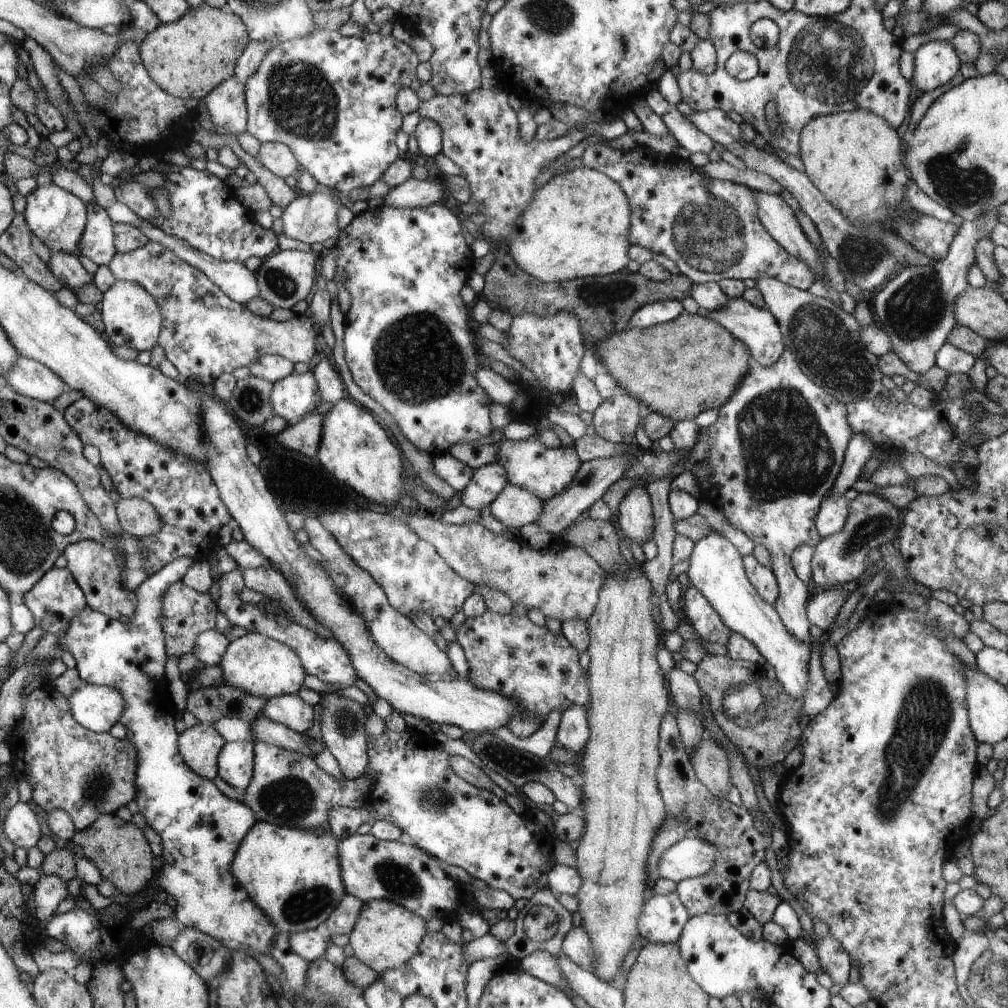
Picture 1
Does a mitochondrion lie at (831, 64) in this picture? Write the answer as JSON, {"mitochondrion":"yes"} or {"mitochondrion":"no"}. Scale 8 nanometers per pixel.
{"mitochondrion":"yes"}

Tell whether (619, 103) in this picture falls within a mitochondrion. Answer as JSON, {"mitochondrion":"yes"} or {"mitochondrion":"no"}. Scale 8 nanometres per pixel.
{"mitochondrion":"no"}

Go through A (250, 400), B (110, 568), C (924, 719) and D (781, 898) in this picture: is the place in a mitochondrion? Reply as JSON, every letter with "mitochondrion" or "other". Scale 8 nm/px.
{"A":"mitochondrion","B":"mitochondrion","C":"mitochondrion","D":"other"}

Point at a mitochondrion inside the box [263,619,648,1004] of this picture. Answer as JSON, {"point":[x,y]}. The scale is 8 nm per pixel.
{"point":[402,881]}

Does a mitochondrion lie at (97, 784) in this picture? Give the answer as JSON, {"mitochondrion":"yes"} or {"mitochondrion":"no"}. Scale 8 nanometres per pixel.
{"mitochondrion":"yes"}

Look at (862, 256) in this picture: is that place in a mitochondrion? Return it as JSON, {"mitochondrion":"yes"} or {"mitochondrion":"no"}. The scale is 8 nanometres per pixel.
{"mitochondrion":"yes"}

